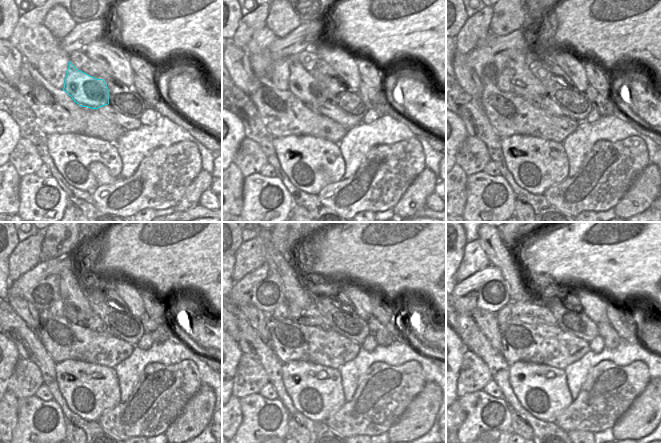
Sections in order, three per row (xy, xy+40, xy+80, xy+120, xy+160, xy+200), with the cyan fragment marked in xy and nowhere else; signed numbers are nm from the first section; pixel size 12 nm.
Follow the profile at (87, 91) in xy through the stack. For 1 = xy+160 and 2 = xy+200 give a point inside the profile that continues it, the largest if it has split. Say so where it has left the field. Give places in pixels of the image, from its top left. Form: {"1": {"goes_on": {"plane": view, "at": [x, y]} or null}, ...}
{"1": {"goes_on": {"plane": "xy+160", "at": [295, 293]}}, "2": {"goes_on": {"plane": "xy+200", "at": [500, 256]}}}

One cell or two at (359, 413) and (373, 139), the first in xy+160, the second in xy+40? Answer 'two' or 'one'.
two

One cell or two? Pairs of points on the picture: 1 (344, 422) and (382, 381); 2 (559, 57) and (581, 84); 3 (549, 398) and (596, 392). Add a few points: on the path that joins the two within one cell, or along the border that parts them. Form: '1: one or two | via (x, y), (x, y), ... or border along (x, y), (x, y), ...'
1: one | via (354, 412), (375, 391)
2: one | via (566, 64), (578, 77)
3: two | border along (573, 401), (556, 418)

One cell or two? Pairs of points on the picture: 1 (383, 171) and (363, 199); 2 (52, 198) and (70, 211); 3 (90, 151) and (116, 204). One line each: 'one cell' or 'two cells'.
1: one cell
2: two cells
3: two cells

